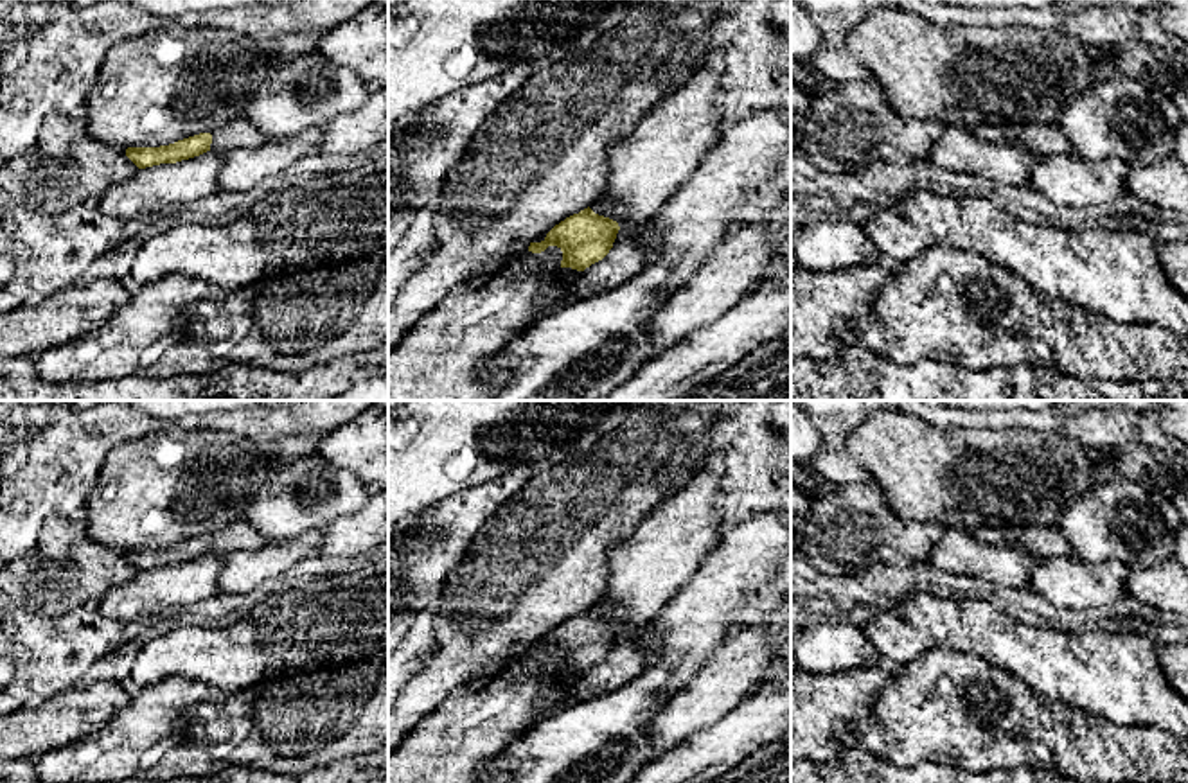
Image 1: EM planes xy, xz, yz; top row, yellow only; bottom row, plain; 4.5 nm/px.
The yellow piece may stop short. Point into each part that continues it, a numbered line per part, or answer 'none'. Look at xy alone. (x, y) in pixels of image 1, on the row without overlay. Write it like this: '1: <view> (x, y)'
1: xy (238, 536)

